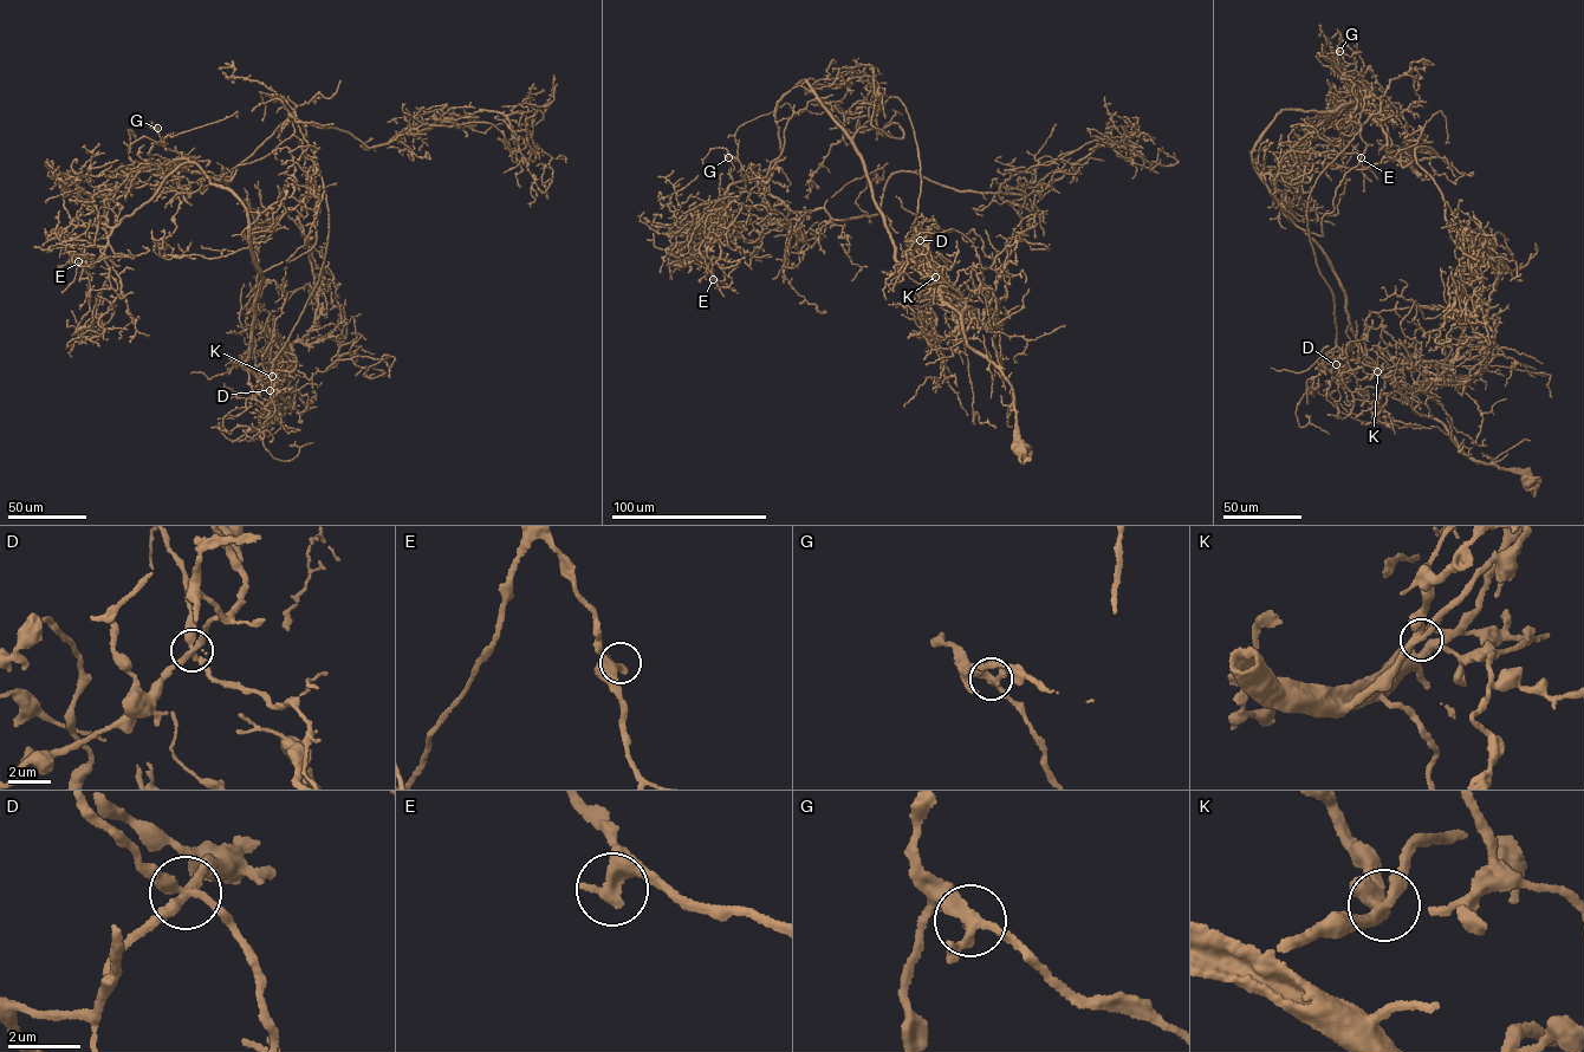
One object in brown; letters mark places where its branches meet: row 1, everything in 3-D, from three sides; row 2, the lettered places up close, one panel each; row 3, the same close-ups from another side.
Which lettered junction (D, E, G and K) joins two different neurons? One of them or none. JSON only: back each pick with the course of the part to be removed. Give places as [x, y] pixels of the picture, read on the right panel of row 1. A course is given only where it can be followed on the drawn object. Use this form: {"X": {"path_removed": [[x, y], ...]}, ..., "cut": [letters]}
{"D": {"path_removed": [[1336, 364], [1333, 299], [1310, 240], [1307, 197], [1380, 111], [1390, 80], [1432, 63]]}, "cut": ["D"]}

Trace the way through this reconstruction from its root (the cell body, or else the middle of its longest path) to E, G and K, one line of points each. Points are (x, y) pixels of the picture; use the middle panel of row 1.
E: (1021, 449), (1011, 384), (895, 258), (804, 78), (779, 161), (695, 226), (713, 279)
G: (1021, 449), (1011, 384), (937, 286), (895, 258), (861, 154), (805, 79), (777, 103), (768, 177), (728, 157)
K: (1021, 449), (1011, 384), (994, 364), (967, 344), (959, 313), (943, 300), (932, 279), (935, 277)

